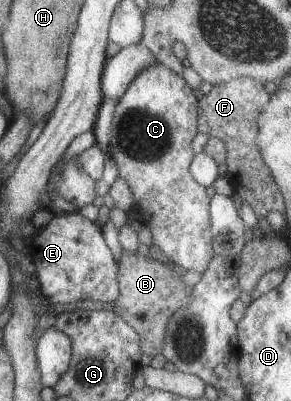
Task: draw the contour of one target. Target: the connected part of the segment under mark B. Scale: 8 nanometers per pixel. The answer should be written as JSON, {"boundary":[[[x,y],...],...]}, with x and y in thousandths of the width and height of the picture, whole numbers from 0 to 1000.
{"boundary":[[[419,626],[402,656],[409,733],[392,753],[388,781],[412,788],[467,828],[491,885],[522,893],[553,883],[570,803],[612,768],[632,766],[649,751],[643,738],[656,718],[632,713],[622,698],[632,678],[591,653],[570,661],[546,658],[515,638],[498,643],[474,628],[433,631]]]}

